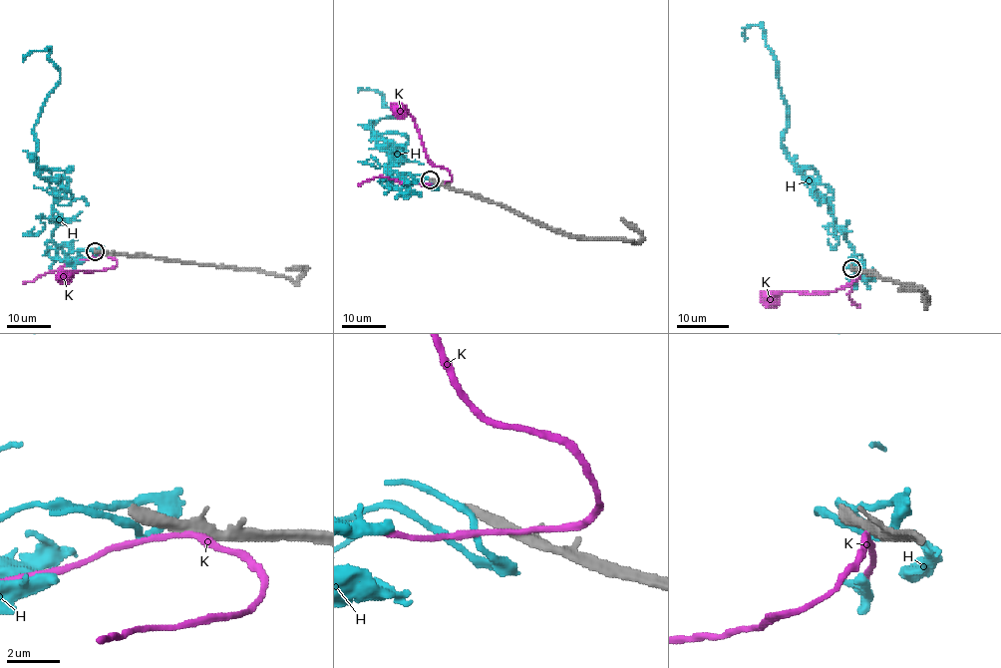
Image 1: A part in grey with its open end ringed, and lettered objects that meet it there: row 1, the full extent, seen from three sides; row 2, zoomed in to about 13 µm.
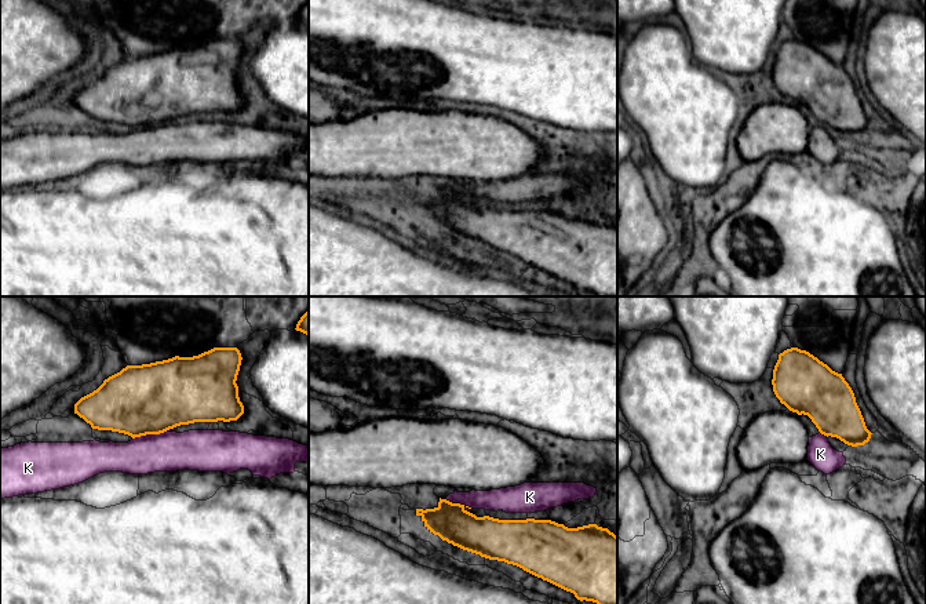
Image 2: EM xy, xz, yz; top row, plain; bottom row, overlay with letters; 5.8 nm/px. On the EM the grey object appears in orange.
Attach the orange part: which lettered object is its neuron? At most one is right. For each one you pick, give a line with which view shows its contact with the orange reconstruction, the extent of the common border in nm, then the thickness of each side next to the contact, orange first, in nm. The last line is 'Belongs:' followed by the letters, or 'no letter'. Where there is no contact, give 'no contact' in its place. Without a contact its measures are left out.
Belongs: no letter

